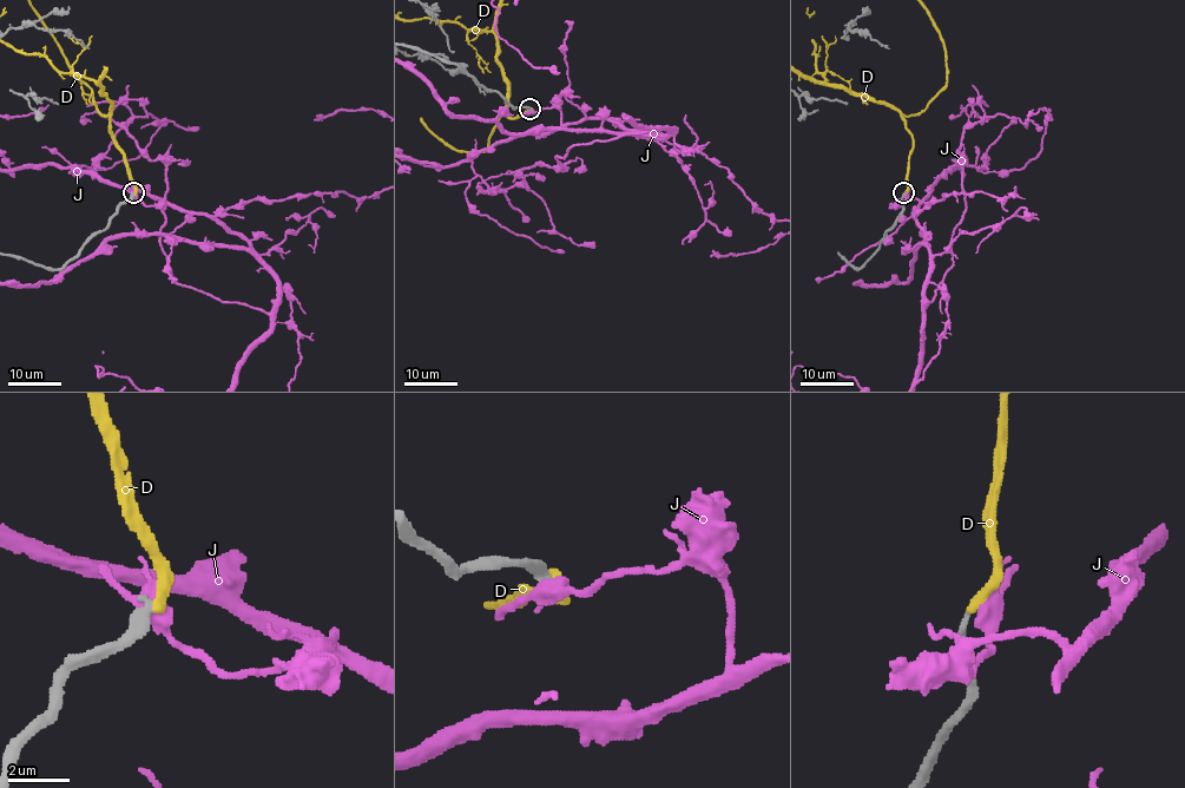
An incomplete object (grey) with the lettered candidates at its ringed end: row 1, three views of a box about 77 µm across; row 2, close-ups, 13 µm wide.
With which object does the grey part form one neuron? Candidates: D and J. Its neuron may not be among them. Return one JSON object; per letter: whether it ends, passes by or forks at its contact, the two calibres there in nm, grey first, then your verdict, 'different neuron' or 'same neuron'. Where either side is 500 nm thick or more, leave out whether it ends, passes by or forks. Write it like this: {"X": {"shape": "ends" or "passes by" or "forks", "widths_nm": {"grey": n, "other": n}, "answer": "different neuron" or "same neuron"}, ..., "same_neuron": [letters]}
{"D": {"shape": "ends", "widths_nm": {"grey": 280, "other": 320}, "answer": "different neuron"}, "J": {"shape": "forks", "widths_nm": {"grey": 240, "other": 460}, "answer": "different neuron"}, "same_neuron": []}

